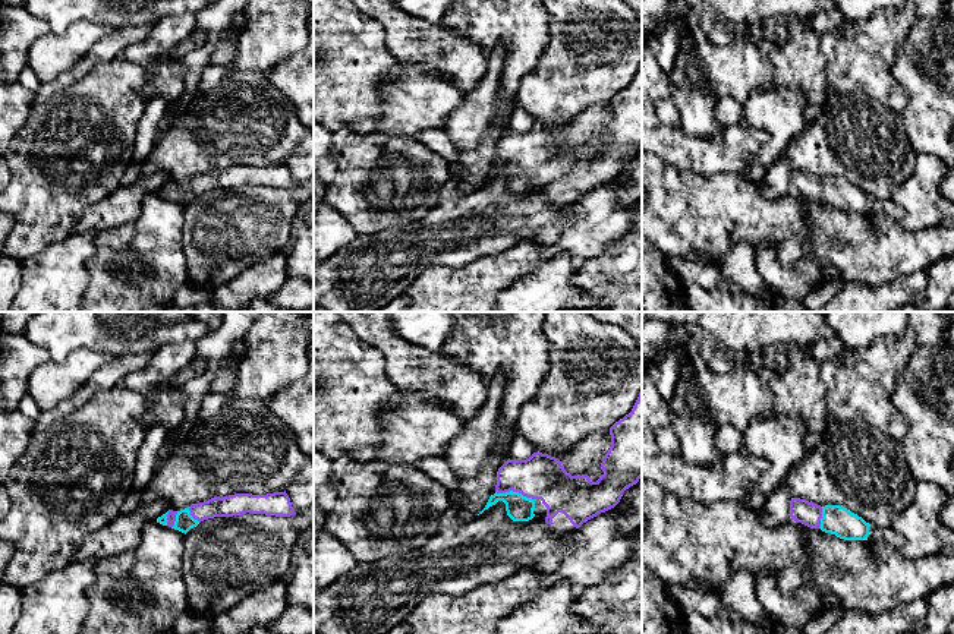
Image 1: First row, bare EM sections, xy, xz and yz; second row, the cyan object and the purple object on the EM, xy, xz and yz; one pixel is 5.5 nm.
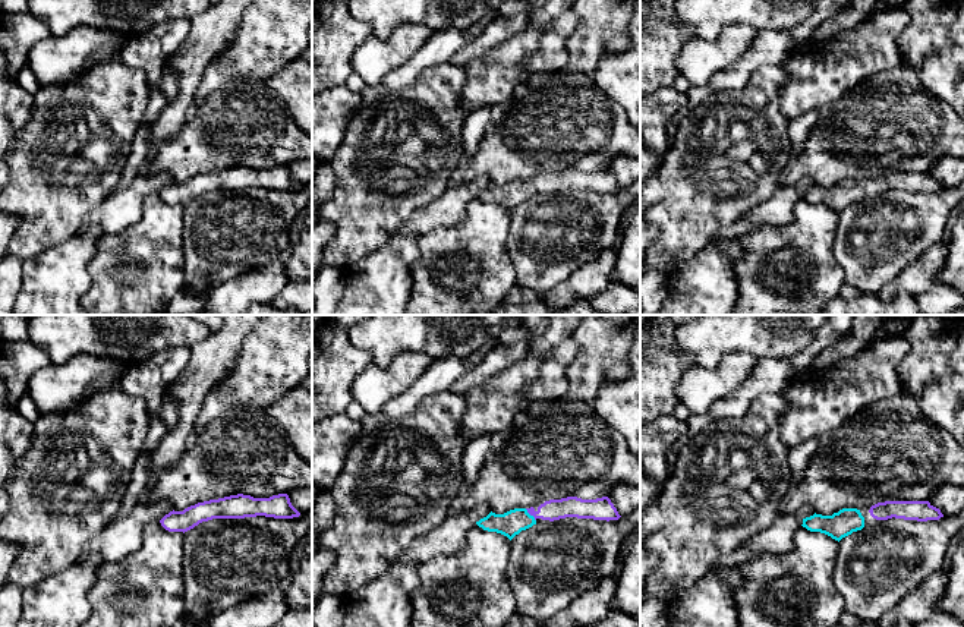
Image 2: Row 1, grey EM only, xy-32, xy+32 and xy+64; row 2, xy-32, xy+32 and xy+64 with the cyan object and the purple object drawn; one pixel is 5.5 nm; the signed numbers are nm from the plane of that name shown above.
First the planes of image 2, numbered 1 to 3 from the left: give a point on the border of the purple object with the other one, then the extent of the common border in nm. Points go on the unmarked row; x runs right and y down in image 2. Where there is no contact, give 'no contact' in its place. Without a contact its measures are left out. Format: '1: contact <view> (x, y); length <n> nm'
1: no contact
2: contact xy+32 (529, 186); length 90 nm
3: no contact

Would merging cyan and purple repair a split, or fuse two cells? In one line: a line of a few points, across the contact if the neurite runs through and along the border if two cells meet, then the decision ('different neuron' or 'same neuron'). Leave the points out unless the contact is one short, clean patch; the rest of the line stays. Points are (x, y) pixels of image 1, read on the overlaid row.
line xz (519, 508), (515, 492), (528, 479), (541, 476); same neuron

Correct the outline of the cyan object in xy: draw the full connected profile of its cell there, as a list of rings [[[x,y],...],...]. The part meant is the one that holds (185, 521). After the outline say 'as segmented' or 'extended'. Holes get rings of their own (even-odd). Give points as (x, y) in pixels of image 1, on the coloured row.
[[[286,491],[267,495],[234,493],[223,498],[214,496],[180,511],[169,510],[157,518],[157,523],[186,534],[204,520],[242,515],[246,512],[276,517],[296,514]]] | extended

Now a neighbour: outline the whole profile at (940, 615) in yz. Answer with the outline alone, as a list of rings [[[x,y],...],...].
[[[954,584],[942,586],[928,594],[926,615],[913,627],[916,634],[947,634],[954,621]]]

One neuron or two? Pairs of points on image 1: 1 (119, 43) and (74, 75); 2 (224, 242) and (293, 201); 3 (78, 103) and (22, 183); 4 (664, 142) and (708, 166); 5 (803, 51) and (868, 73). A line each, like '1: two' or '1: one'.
1: one
2: one
3: one
4: one
5: two

